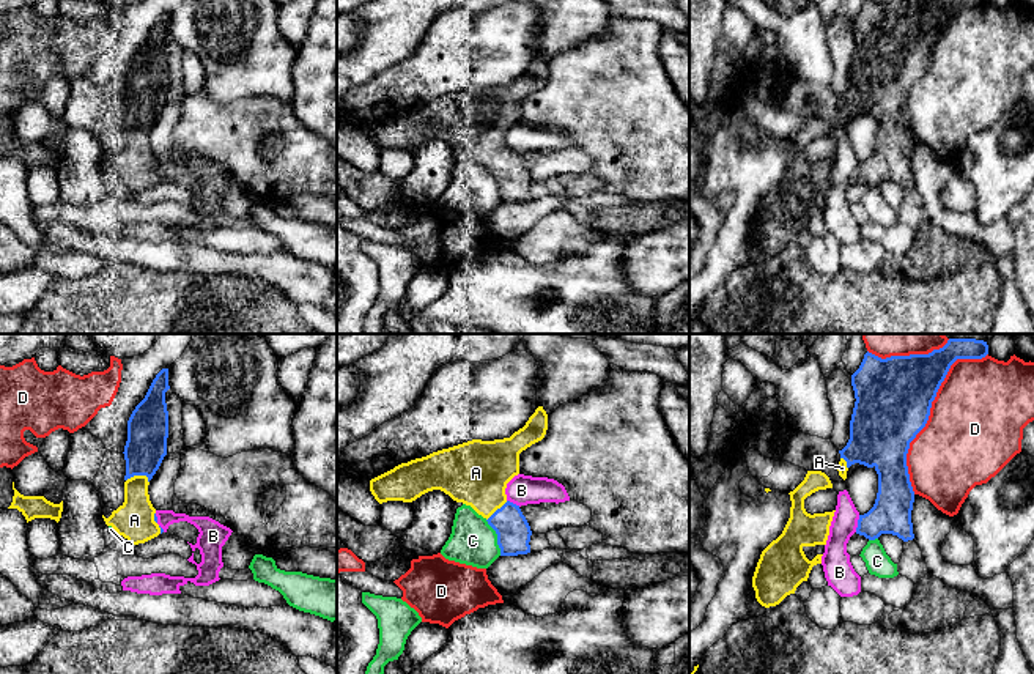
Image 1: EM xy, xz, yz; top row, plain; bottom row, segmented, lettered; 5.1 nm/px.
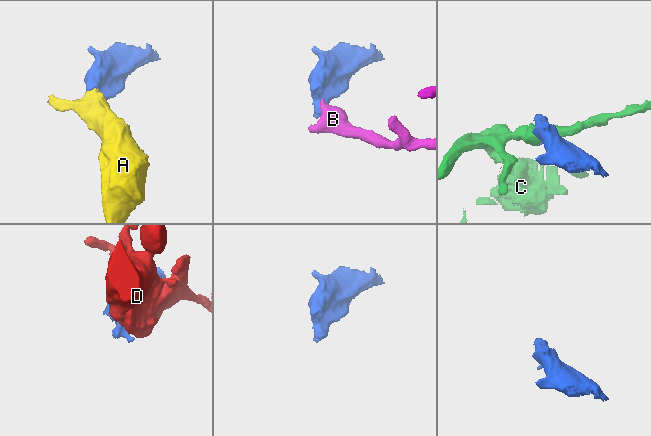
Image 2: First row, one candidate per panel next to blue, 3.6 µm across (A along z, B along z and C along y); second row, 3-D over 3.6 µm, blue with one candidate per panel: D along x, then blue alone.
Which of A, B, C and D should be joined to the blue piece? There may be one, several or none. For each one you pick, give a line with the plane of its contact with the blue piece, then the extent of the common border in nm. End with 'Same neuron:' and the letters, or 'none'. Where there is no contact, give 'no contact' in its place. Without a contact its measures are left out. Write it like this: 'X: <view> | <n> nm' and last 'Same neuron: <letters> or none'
A: xy | 120 nm
Same neuron: A

